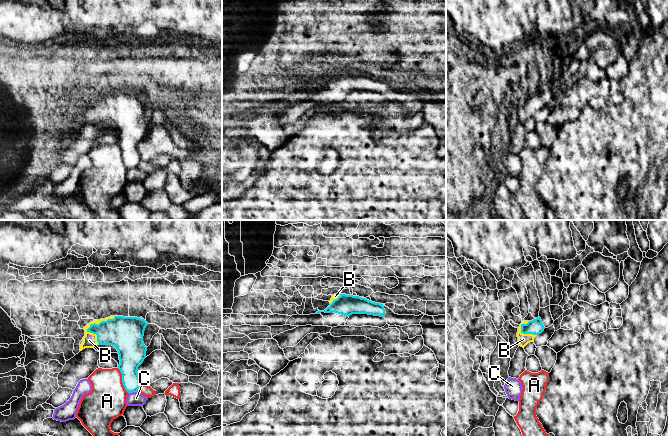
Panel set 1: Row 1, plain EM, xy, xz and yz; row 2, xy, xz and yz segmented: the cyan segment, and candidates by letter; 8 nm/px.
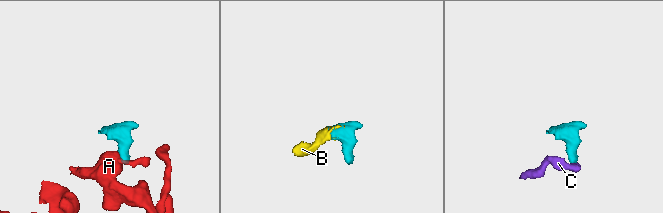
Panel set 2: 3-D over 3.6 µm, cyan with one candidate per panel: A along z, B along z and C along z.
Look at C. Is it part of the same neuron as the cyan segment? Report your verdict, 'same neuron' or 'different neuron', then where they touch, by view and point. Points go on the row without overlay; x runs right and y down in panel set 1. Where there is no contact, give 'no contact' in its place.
different neuron | xy (132, 168)

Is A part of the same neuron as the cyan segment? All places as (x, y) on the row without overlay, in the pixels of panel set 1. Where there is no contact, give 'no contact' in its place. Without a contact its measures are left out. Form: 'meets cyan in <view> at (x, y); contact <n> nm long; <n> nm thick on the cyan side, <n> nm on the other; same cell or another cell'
meets cyan in xy at (122, 156); contact 220 nm long; 220 nm thick on the cyan side, 300 nm on the other; another cell

